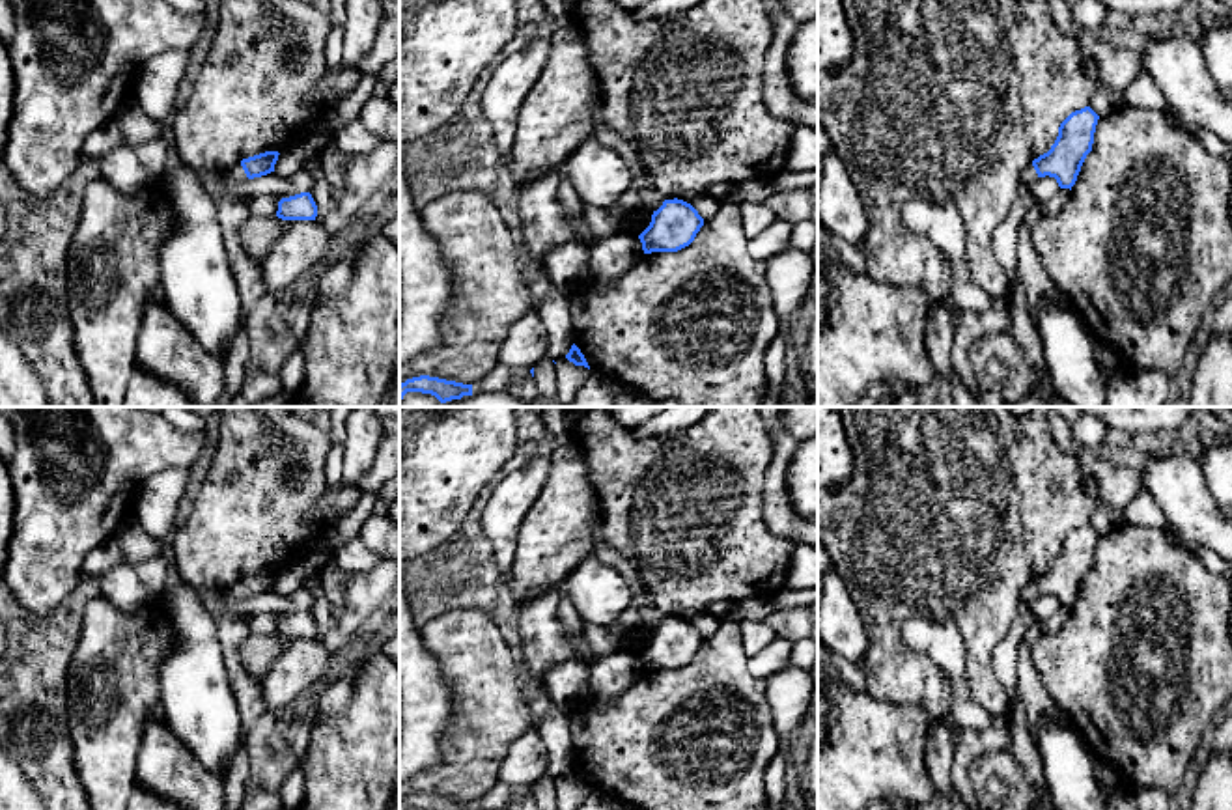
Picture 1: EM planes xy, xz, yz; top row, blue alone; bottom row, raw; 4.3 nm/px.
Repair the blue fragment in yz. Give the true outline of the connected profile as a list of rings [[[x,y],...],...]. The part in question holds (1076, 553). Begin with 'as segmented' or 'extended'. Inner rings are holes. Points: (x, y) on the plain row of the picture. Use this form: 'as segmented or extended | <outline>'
extended | [[[1085,524],[1071,530],[1058,545],[1058,554],[1051,567],[1019,590],[1019,601],[1030,603],[1038,595],[1055,595],[1060,607],[1075,603],[1086,573],[1092,569],[1094,551],[1099,534]]]

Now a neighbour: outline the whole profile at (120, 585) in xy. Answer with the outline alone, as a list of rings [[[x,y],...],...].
[[[119,562],[101,577],[101,595],[121,612],[134,612],[144,605],[159,605],[159,595],[151,594],[140,580],[136,566]]]

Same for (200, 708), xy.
[[[181,577],[159,595],[159,607],[174,631],[170,649],[157,672],[164,722],[205,769],[224,780],[230,760],[245,745],[245,728],[230,689],[213,616],[202,605],[198,588]]]

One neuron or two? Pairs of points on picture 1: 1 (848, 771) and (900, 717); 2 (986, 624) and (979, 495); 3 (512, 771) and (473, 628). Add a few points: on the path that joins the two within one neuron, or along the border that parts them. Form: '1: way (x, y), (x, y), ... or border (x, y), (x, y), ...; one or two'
1: way (861, 758), (889, 730); one
2: way (980, 592), (979, 527); one
3: border (532, 726), (510, 745), (501, 764), (499, 779); two

